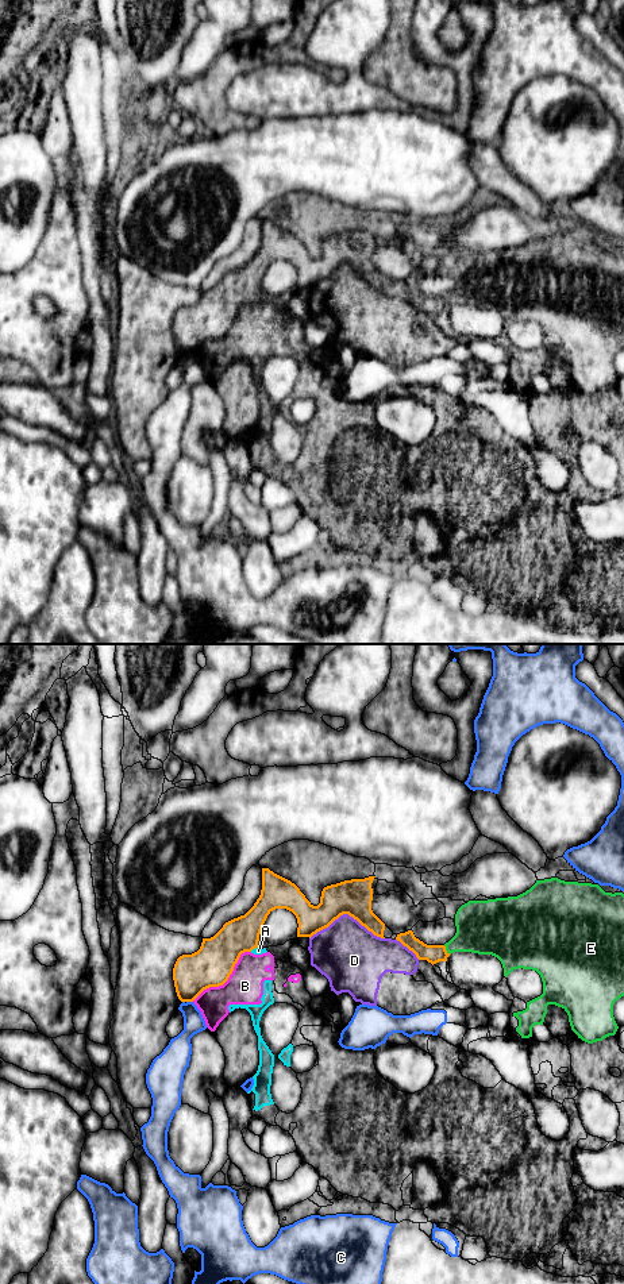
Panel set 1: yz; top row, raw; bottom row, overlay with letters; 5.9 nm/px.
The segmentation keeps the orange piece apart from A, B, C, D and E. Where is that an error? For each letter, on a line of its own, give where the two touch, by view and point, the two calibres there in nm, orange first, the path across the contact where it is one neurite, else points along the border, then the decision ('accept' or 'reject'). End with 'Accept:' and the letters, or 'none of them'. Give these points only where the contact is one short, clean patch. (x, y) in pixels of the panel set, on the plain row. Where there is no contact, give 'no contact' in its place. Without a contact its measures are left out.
A: contact yz (253, 300); calibres 240 and 50 nm; border yz (257, 299), (250, 303); reject
B: contact yz (226, 332); calibres 240 and 220 nm; reject
C: contact yz (189, 353); calibres 240 and 130 nm; reject
D: contact yz (346, 265); calibres 220 and 380 nm; reject
E: contact yz (445, 301); calibres 110 and 300 nm; accept
Accept: E

